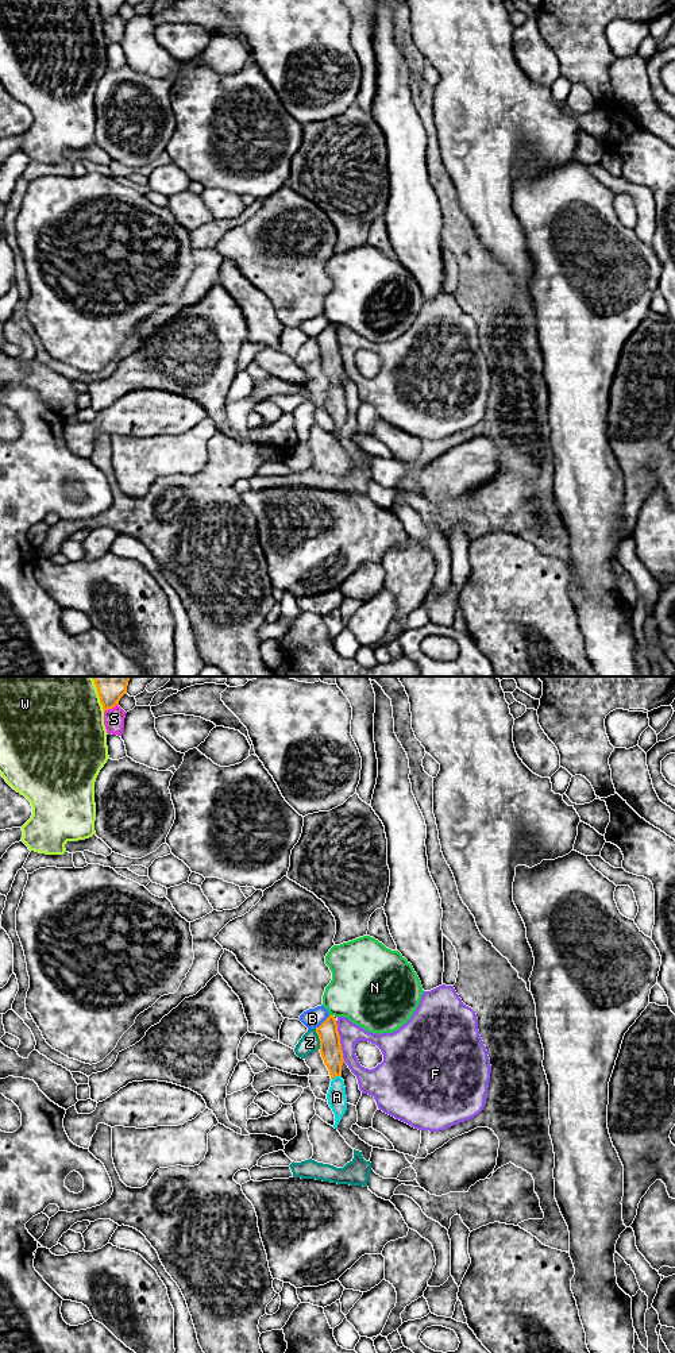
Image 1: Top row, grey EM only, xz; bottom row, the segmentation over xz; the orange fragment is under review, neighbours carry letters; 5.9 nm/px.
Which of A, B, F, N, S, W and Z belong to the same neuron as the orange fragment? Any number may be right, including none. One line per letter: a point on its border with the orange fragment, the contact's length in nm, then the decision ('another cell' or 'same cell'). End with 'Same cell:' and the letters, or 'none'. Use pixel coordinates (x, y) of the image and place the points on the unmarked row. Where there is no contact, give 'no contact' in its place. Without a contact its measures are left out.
A: xz (336, 384) | 60 nm | another cell
B: xz (323, 331) | 130 nm | another cell
F: xz (339, 350) | 260 nm | another cell
N: xz (330, 323) | 30 nm | another cell
S: xz (111, 16) | 100 nm | another cell
W: xz (100, 10) | 130 nm | another cell
Z: xz (319, 347) | 120 nm | another cell
Same cell: none

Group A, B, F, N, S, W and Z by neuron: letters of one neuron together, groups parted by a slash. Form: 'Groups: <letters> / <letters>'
Groups: A Z / B / F / N / S / W

